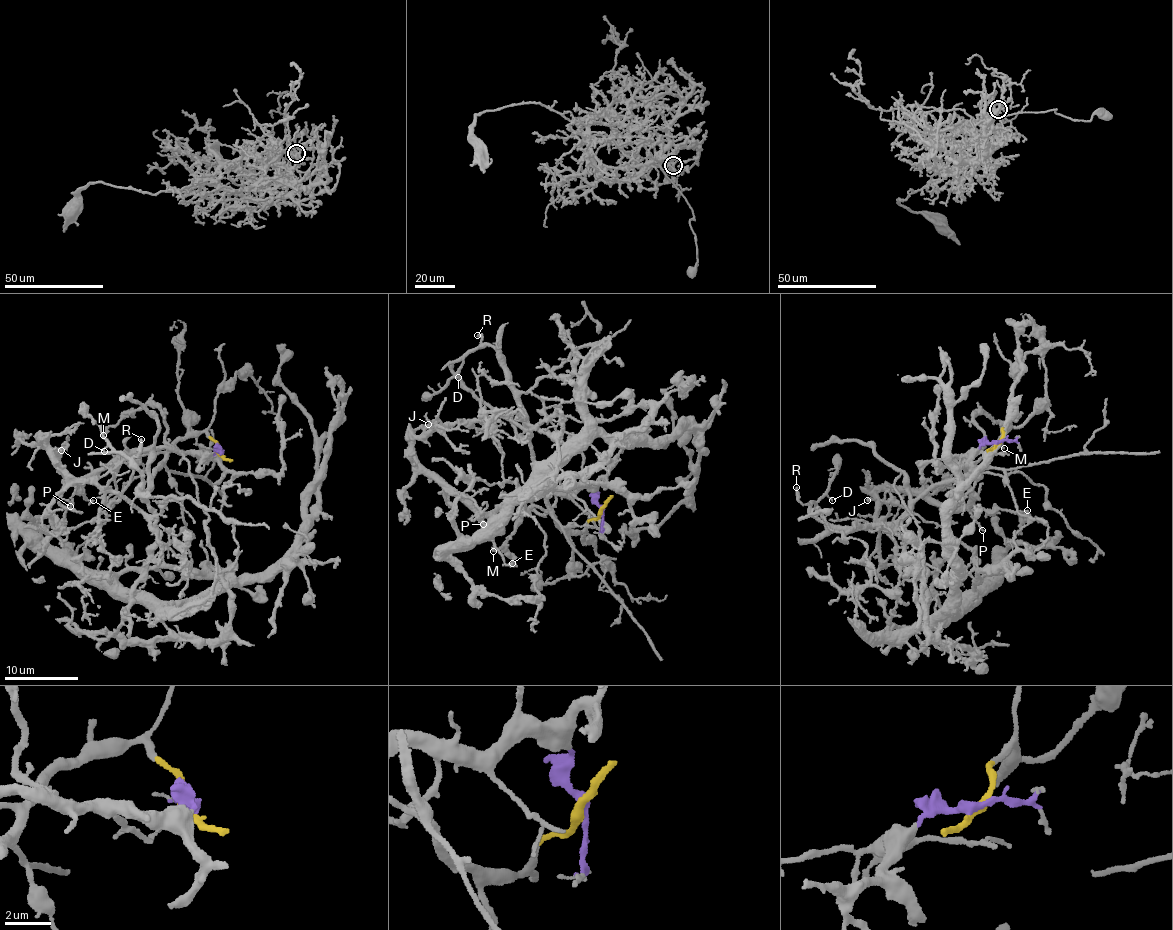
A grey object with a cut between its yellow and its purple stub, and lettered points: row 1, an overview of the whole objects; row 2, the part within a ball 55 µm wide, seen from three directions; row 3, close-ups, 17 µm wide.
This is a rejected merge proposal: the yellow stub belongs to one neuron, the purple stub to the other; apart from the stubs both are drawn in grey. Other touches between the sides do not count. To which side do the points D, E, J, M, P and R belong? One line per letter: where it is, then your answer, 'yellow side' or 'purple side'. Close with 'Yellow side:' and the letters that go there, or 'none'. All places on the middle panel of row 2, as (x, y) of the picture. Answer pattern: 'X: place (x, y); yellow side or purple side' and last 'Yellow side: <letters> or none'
D: place (458, 377); yellow side
E: place (512, 563); purple side
J: place (428, 424); purple side
M: place (493, 551); purple side
P: place (483, 524); purple side
R: place (477, 335); yellow side
Yellow side: D, R

